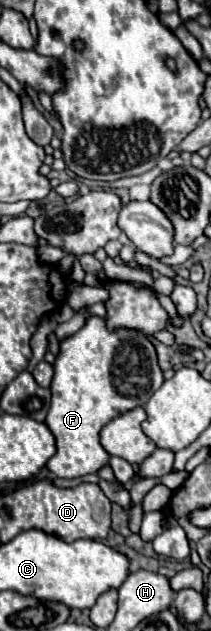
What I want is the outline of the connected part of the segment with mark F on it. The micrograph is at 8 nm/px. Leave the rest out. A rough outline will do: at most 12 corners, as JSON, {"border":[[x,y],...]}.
{"border":[[102,318],[60,344],[48,470],[110,462],[102,426],[162,382],[156,350]]}

